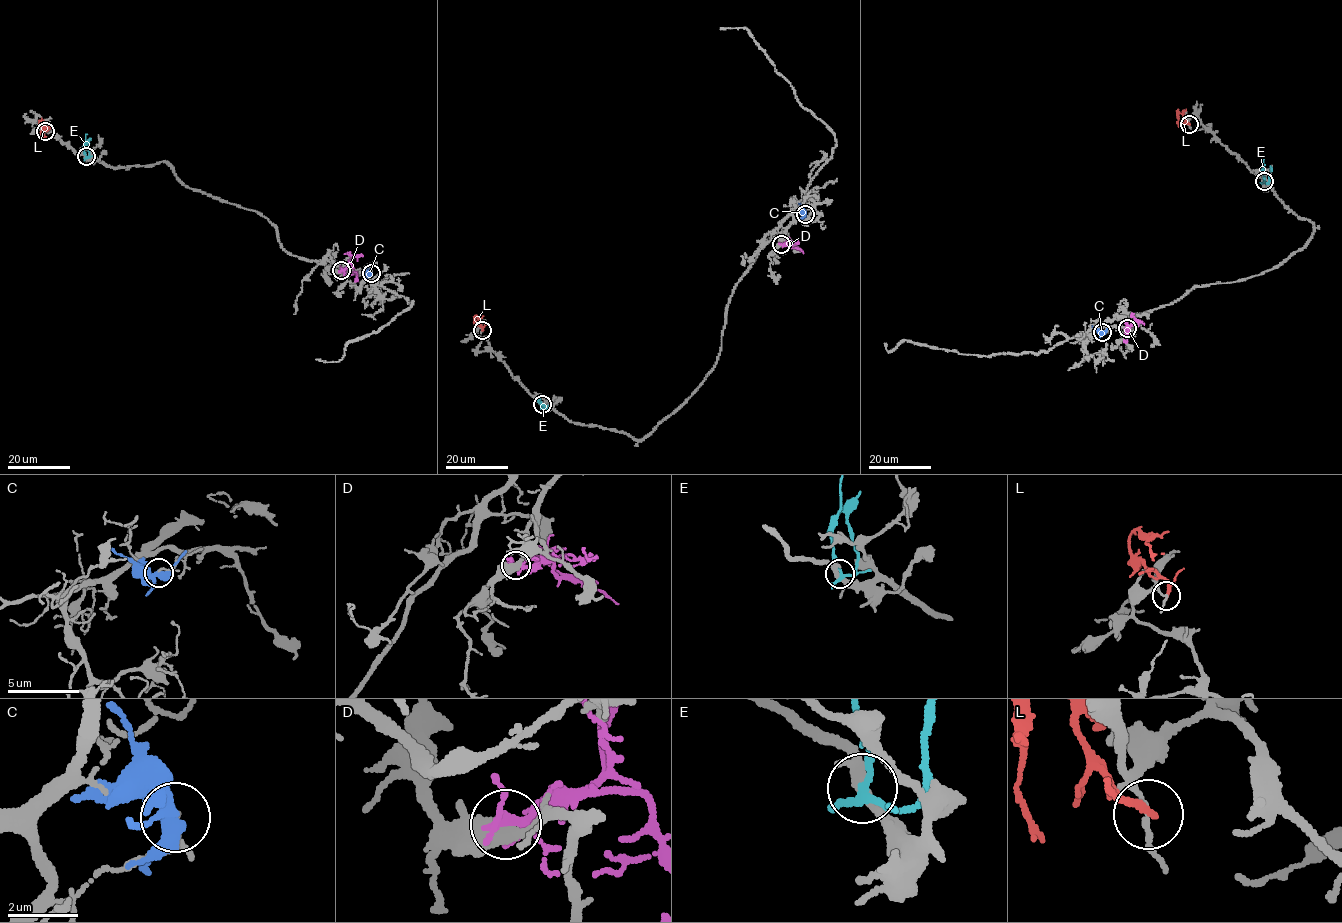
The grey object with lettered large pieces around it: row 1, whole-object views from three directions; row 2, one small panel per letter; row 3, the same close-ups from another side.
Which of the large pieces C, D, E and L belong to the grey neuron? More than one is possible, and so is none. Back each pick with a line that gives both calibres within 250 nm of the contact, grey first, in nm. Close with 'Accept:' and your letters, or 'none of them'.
Accept: none of them

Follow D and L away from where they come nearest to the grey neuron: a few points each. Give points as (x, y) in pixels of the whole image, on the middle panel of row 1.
D: (781, 244), (788, 243), (803, 252)
L: (482, 330), (474, 316), (482, 321)

